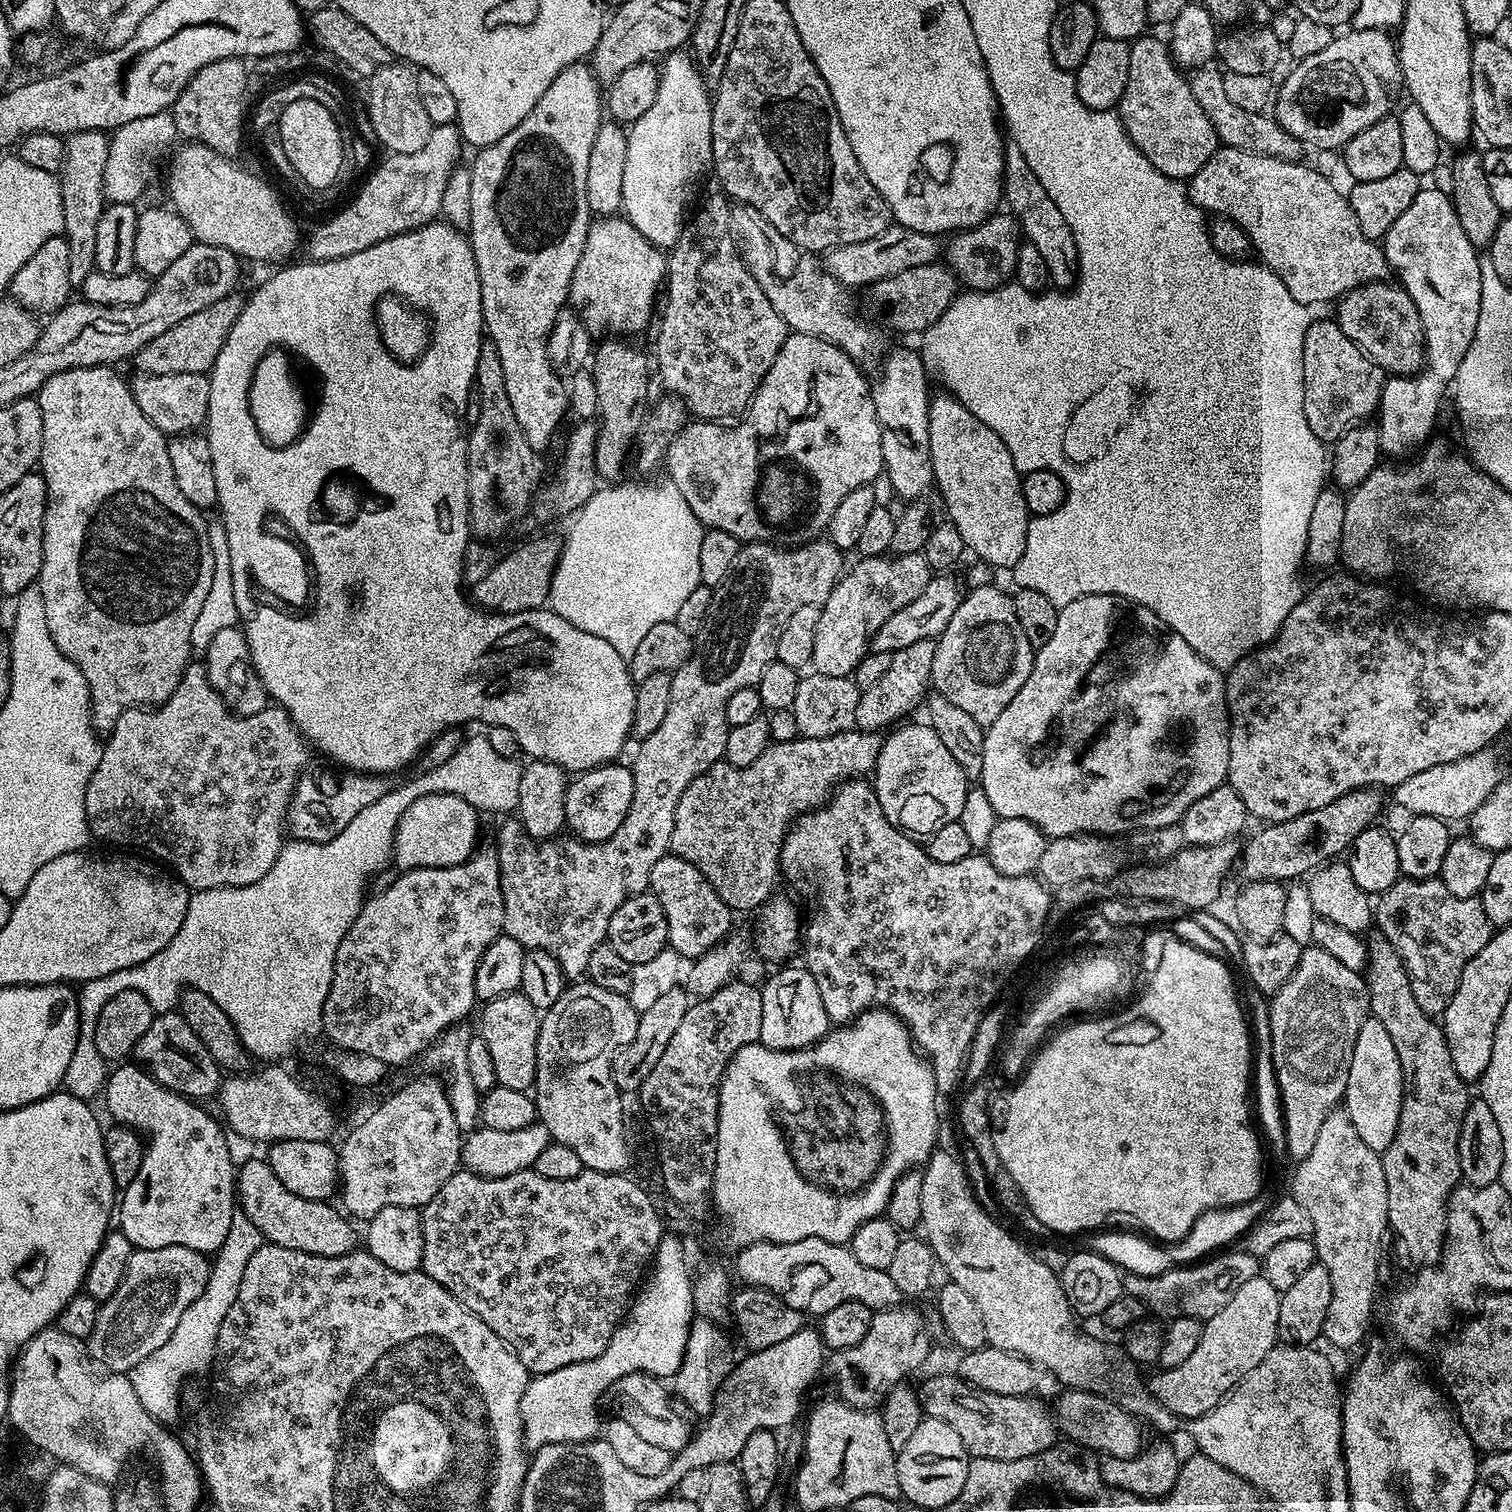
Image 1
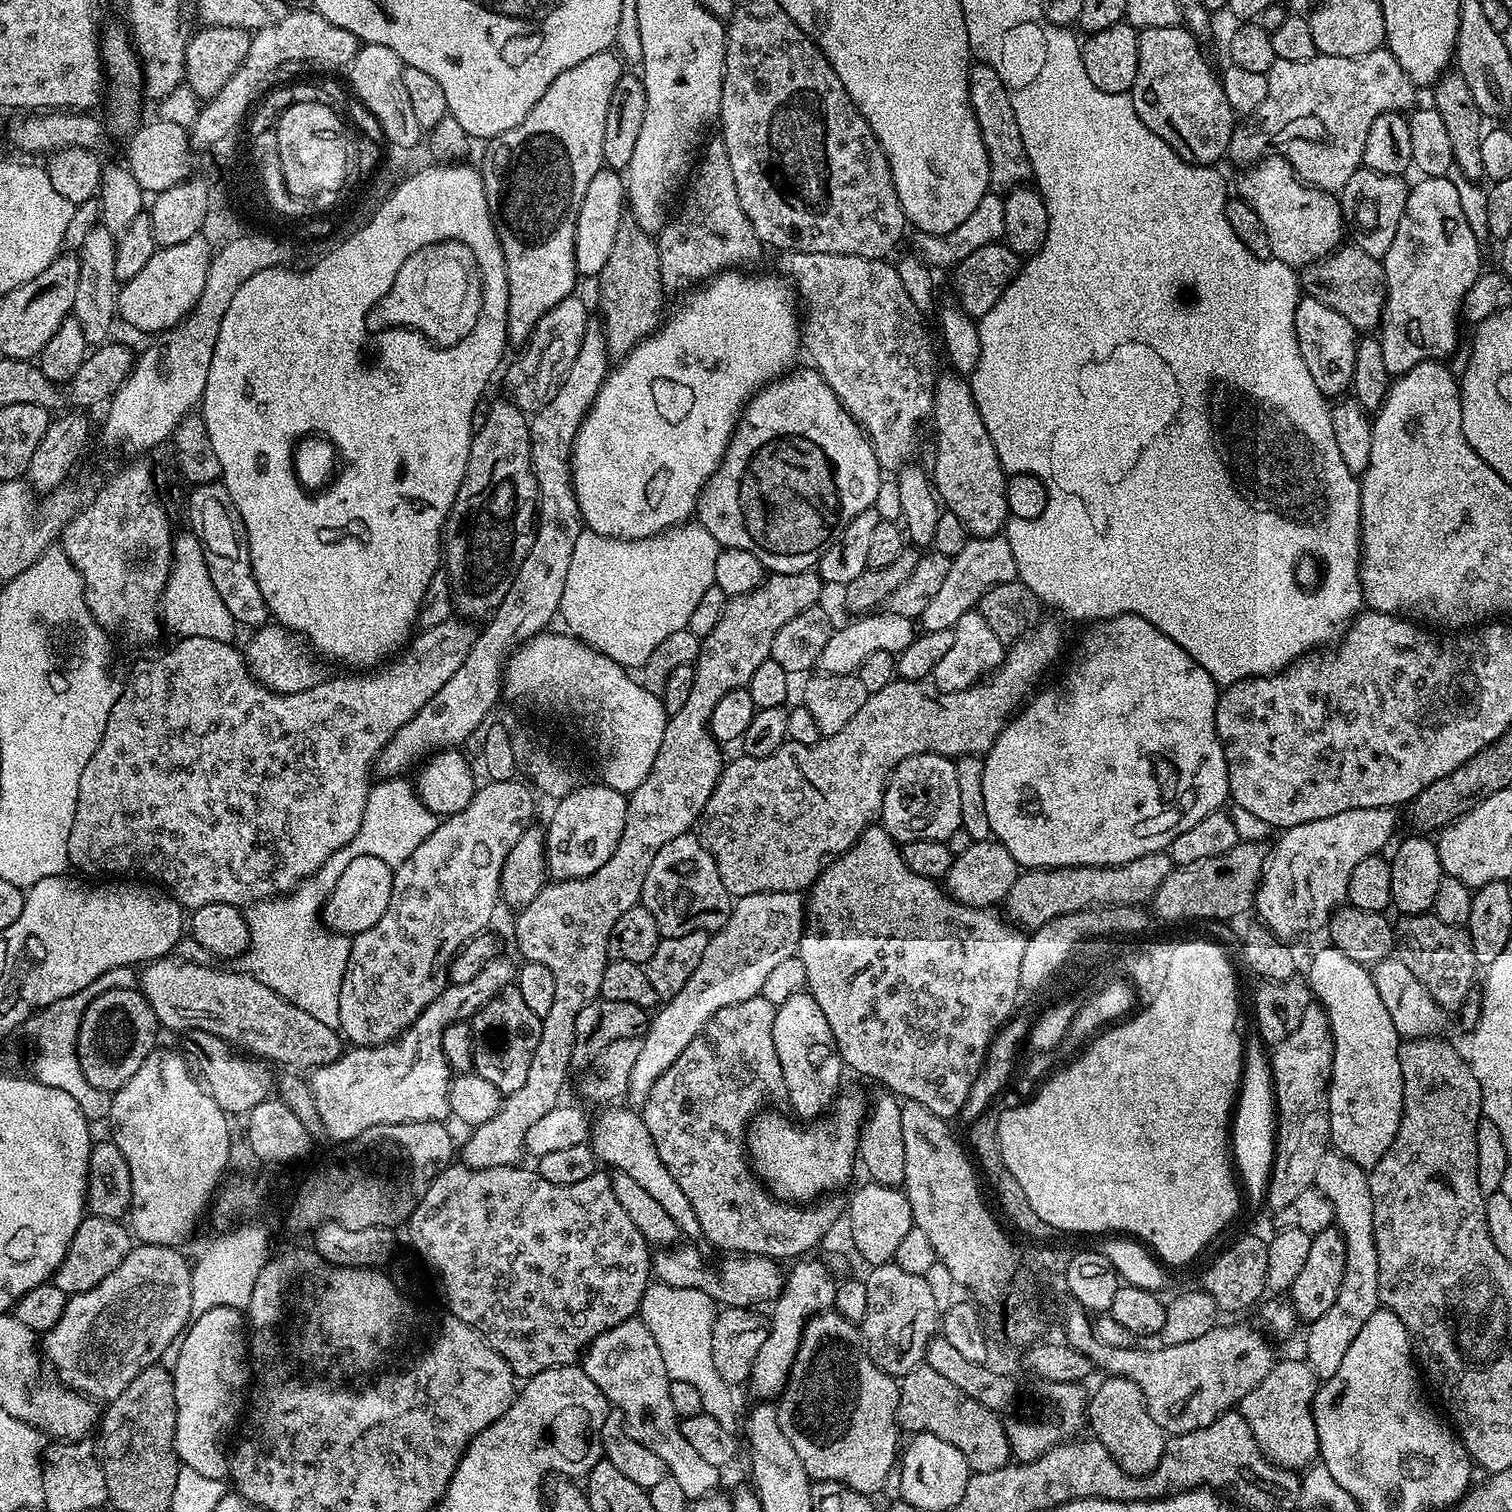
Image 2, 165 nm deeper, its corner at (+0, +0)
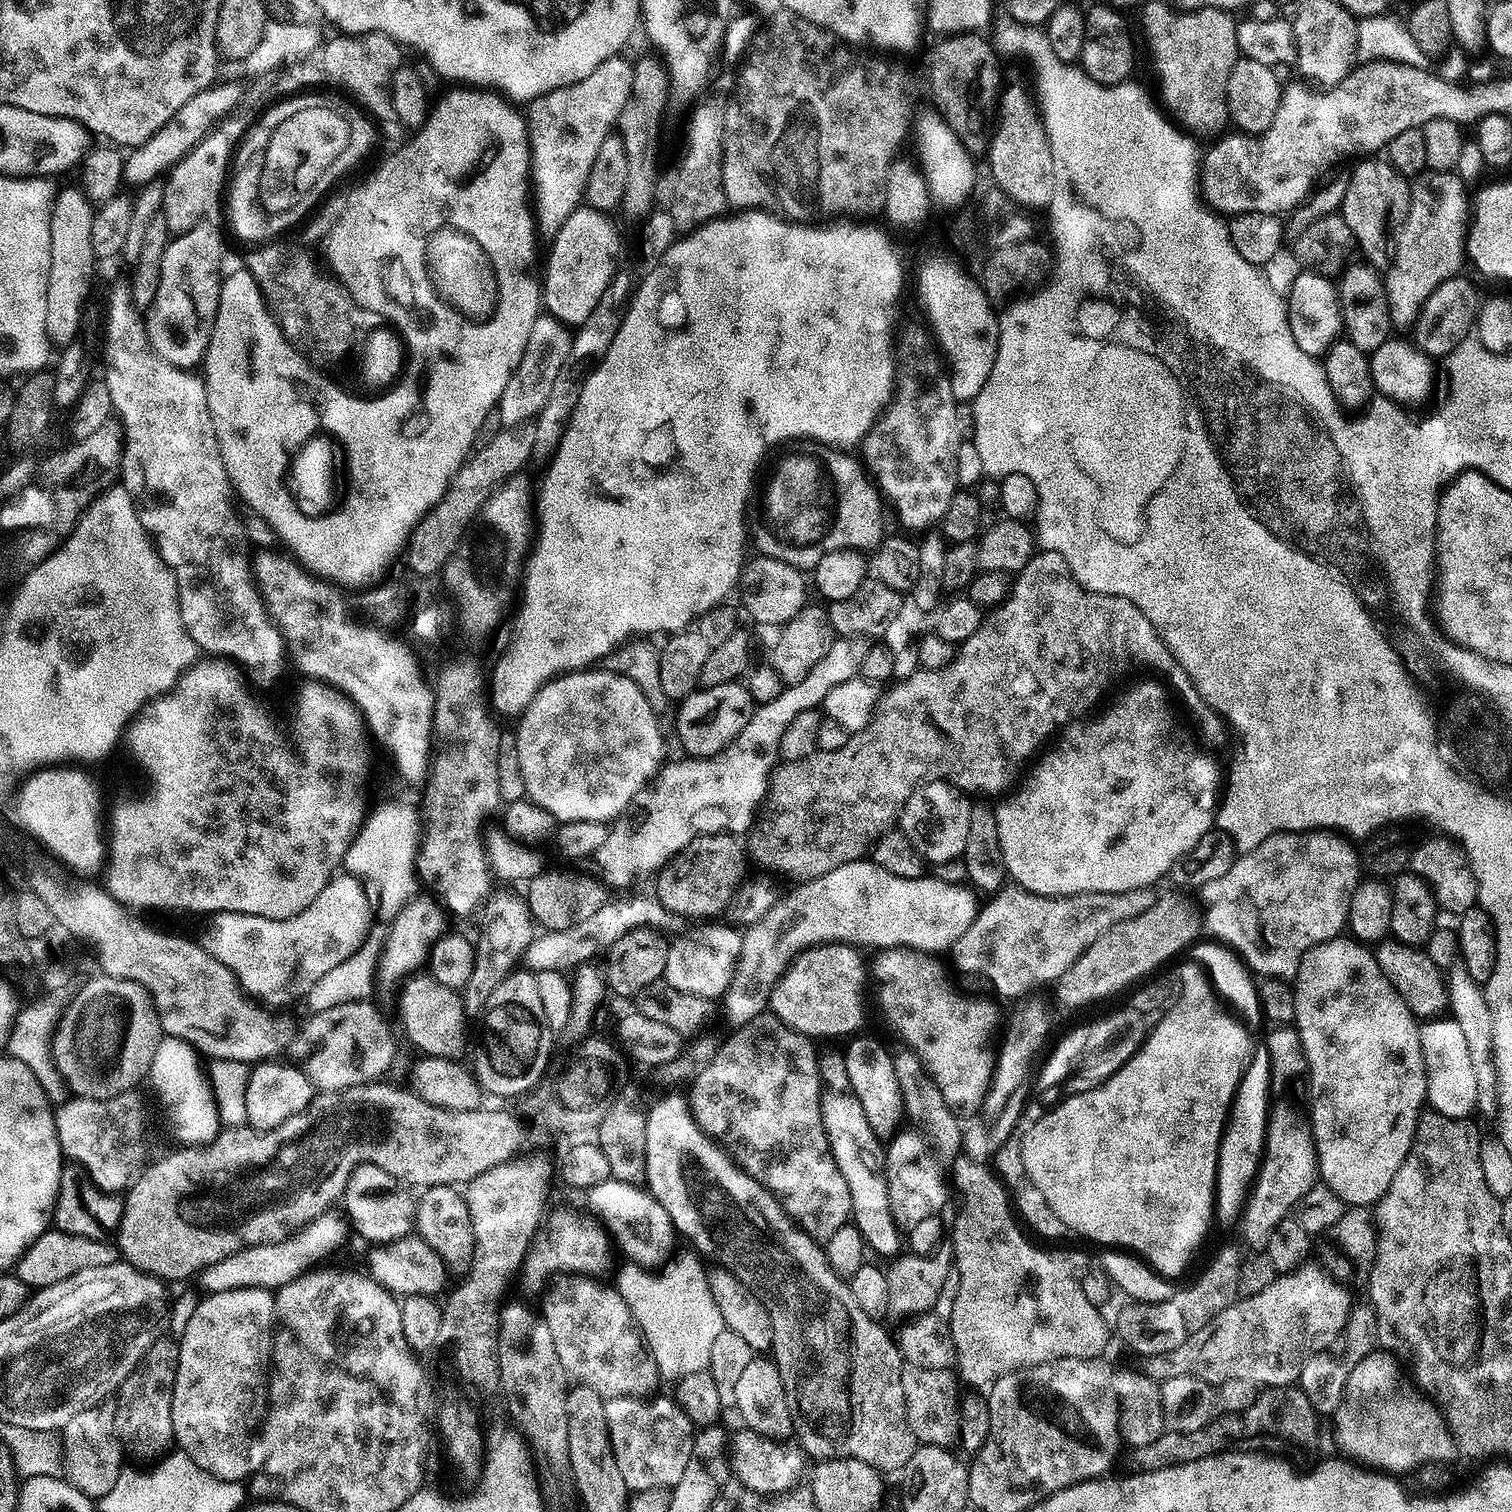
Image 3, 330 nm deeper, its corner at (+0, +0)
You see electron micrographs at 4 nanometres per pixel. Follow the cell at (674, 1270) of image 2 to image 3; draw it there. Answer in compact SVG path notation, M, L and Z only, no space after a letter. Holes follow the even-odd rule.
M610 1178L598 1186L587 1189L586 1196L589 1204L587 1207L604 1225L615 1247L619 1251L621 1248L631 1263L649 1270L659 1269L669 1263L673 1255L672 1247L675 1246L676 1240L678 1241L678 1233L672 1227L670 1214L662 1210L662 1206L654 1199L651 1192L635 1184Z

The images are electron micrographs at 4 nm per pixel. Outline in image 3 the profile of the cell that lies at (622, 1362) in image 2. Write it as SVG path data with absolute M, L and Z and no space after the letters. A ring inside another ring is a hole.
M581 1279L565 1296L550 1301L542 1311L550 1338L554 1338L558 1362L562 1362L562 1370L566 1370L577 1385L594 1390L605 1400L619 1396L651 1397L662 1384L660 1371L626 1302L615 1287L608 1285L607 1288L600 1283L604 1282Z

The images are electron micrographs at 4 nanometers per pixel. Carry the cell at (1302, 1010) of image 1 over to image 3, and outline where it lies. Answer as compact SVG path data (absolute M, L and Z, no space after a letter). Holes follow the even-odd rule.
M1277 1099L1268 1114L1263 1160L1240 1216L1238 1233L1240 1232L1241 1238L1252 1250L1267 1249L1270 1234L1274 1234L1274 1226L1289 1219L1302 1194L1306 1194L1306 1190L1317 1183L1316 1143L1312 1137L1309 1117L1305 1113L1303 1116L1294 1105Z

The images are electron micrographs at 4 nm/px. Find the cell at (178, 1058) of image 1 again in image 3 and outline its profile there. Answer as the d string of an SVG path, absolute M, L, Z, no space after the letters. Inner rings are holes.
M368 1000L342 1002L330 1010L312 1012L304 1025L299 1025L288 1045L287 1055L292 1055L304 1077L317 1093L337 1092L350 1086L375 1081L376 1076L392 1060L396 1040L381 1014Z

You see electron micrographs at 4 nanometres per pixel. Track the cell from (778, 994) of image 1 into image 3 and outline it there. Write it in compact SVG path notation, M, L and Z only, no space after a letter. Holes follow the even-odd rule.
M839 1051L818 1060L821 1082L820 1114L822 1126L828 1139L828 1153L838 1168L838 1174L846 1180L852 1203L851 1223L860 1232L865 1245L880 1256L895 1258L902 1252L902 1236L888 1210L888 1183L883 1174L885 1145L870 1130L858 1098L854 1098L850 1082L846 1078L844 1057Z

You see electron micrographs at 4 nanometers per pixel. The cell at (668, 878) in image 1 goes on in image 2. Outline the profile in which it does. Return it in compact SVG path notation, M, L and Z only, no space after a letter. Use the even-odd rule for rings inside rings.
M685 834L666 842L666 846L654 854L654 862L650 862L650 870L646 870L646 882L642 882L640 904L654 914L661 937L722 930L730 918L733 903L734 898L726 886L722 886L722 878L718 878L718 866L710 850L696 834Z

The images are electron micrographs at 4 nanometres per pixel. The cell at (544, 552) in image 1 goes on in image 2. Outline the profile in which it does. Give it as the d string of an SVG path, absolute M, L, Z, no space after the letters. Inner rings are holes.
M460 618L438 622L438 626L417 631L407 647L383 666L363 674L352 674L356 676L336 676L333 680L332 677L325 678L318 686L298 694L278 694L259 684L250 674L243 651L239 647L235 648L235 643L193 636L177 639L177 644L169 652L153 660L140 660L133 666L128 685L123 685L110 710L102 742L98 742L98 750L94 750L90 762L86 762L86 770L82 770L82 778L78 783L76 817L82 818L84 808L92 808L96 800L118 798L118 808L124 818L124 834L120 834L120 840L124 840L124 850L118 850L114 858L110 858L110 864L120 866L120 874L130 873L135 860L145 864L149 874L160 876L159 883L185 909L195 910L211 904L251 906L262 900L283 896L291 892L301 880L314 875L322 865L329 863L332 855L354 838L366 810L366 798L374 776L377 754L386 746L386 742L390 742L390 738L394 738L397 730L406 726L406 722L410 722L410 718L414 718L414 714L418 714L418 710L422 710L422 706L426 706L426 702L430 702L430 698L434 698L434 694L438 694L438 690L442 690L442 686L454 678L458 666L466 662L466 654L470 654L477 635L475 623Z

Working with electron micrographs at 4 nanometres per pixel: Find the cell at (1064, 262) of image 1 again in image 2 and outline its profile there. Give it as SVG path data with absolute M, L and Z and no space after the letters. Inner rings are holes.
M973 63L968 69L968 93L982 142L986 146L986 158L990 166L988 187L997 194L1007 194L1013 188L1023 185L1024 179L1032 176L1030 158L1026 146L1022 146L1022 130L1018 130L1018 118L1014 118L1014 106L1010 106L1010 94L994 74L989 64Z

